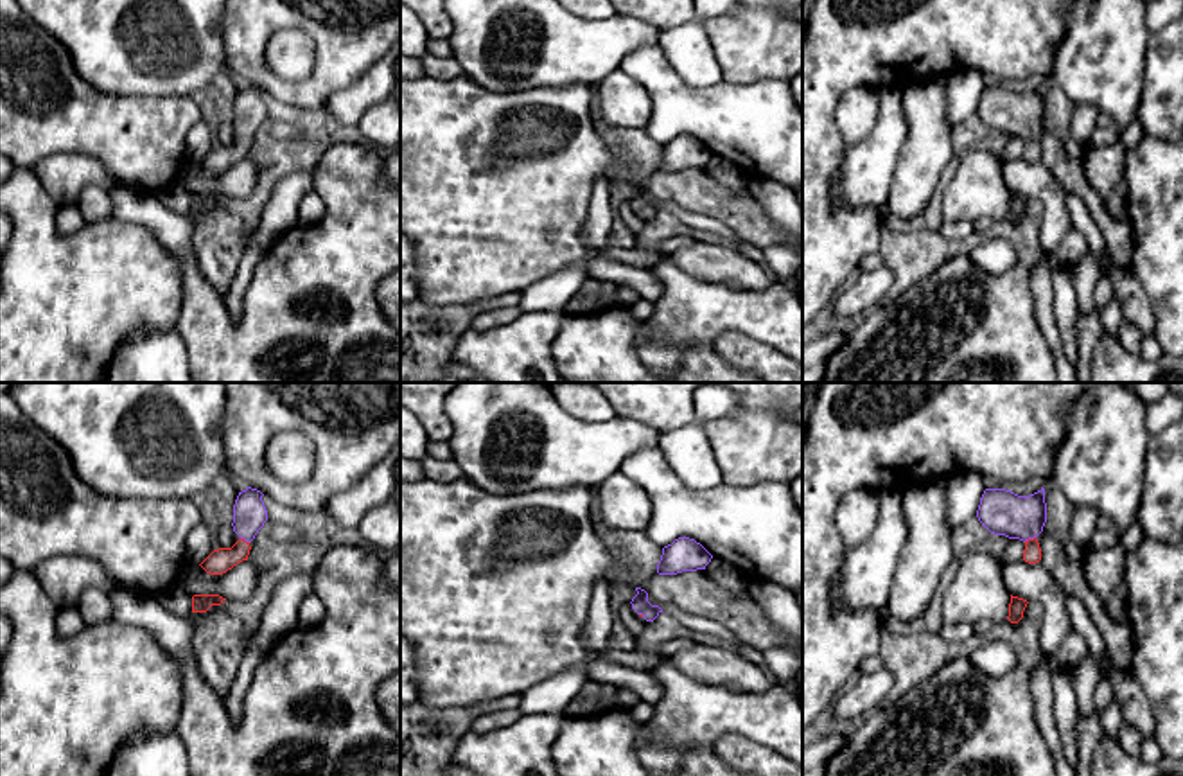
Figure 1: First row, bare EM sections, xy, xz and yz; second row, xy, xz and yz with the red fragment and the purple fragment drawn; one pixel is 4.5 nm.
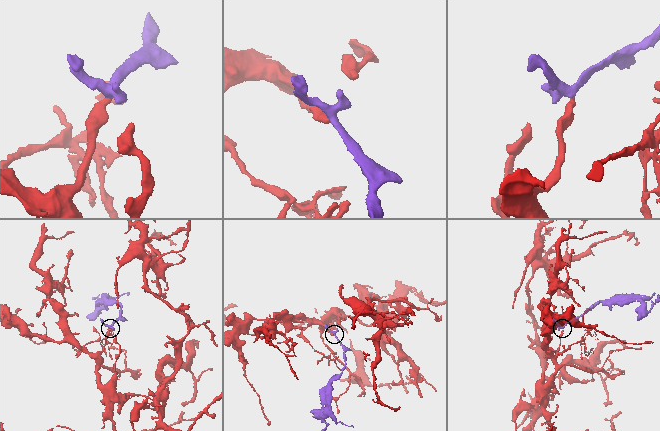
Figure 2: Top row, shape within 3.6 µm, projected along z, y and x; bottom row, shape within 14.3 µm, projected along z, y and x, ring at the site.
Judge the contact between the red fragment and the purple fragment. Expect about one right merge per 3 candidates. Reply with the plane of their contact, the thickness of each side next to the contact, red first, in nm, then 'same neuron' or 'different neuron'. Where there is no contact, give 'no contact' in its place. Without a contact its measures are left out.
yz | 80/200 nm | same neuron

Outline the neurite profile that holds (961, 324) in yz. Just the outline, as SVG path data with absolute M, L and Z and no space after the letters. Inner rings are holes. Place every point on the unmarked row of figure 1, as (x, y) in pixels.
M966 251L894 302L856 320L844 345L828 359L822 383L1059 383L1059 375L1038 323L1029 271L1016 264L1005 273L989 275Z

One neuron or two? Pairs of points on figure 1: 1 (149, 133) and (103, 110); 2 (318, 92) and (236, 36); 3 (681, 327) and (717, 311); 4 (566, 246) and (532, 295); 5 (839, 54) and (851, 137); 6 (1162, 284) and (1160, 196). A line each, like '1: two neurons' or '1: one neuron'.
1: one neuron
2: one neuron
3: one neuron
4: two neurons
5: two neurons
6: one neuron

